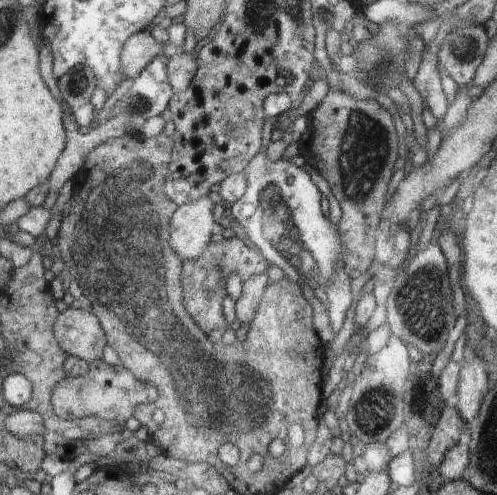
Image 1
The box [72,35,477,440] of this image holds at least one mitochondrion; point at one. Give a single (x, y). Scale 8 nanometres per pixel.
(364, 150)

